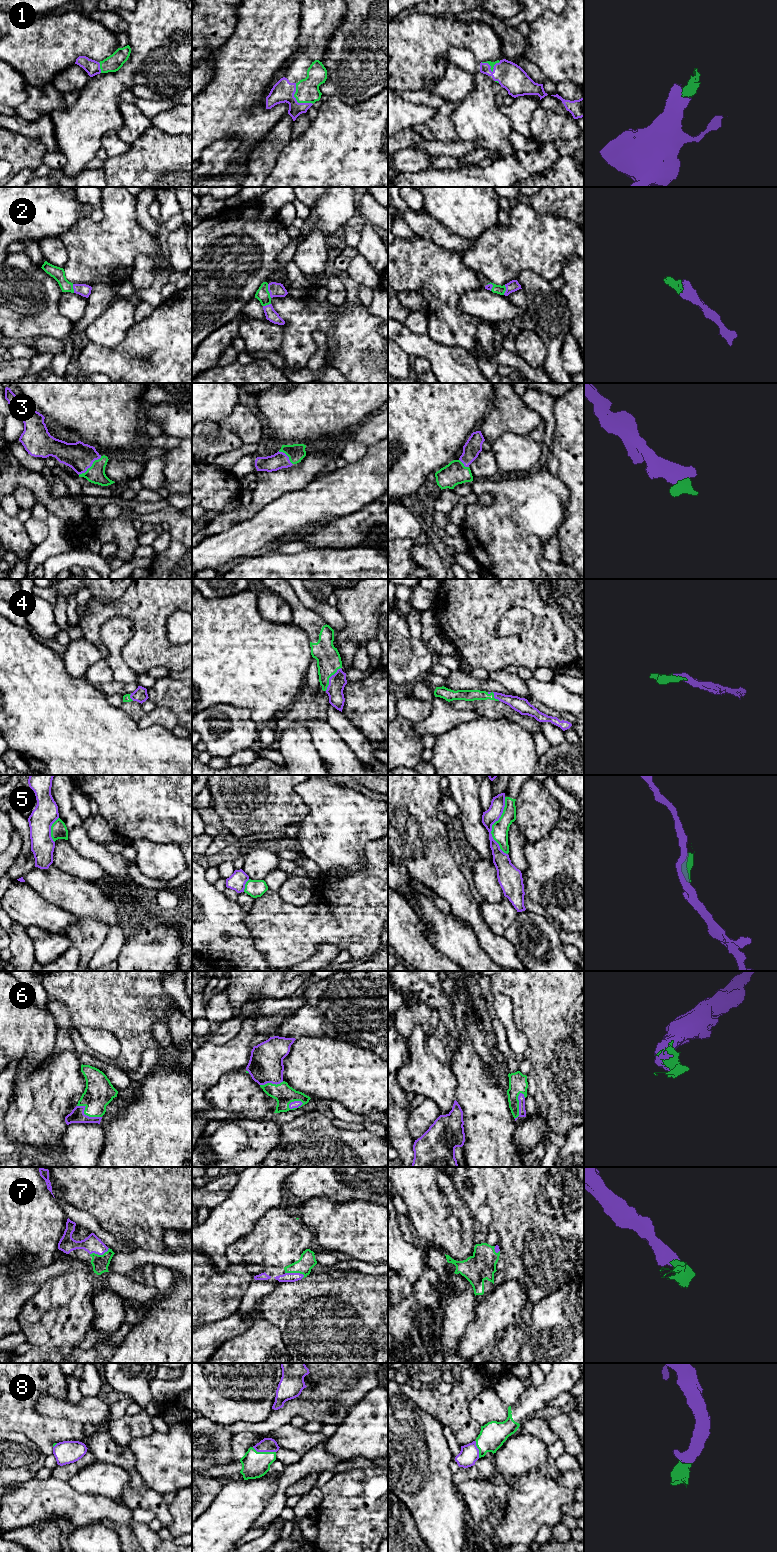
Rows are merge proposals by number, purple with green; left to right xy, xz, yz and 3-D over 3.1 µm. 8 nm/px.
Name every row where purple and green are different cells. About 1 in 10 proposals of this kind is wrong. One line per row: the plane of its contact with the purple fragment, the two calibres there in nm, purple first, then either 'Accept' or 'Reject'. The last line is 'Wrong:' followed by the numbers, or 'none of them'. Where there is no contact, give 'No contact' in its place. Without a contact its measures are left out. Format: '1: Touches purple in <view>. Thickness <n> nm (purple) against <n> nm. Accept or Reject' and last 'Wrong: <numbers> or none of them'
1: Touches purple in xz. Thickness 180 nm (purple) against 190 nm. Accept
2: Touches purple in xz. Thickness 110 nm (purple) against 110 nm. Accept
3: Touches purple in xy. Thickness 220 nm (purple) against 150 nm. Accept
4: Touches purple in xz. Thickness 140 nm (purple) against 190 nm. Accept
5: Touches purple in yz. Thickness 120 nm (purple) against 140 nm. Reject
6: Touches purple in xy. Thickness 120 nm (purple) against 240 nm. Accept
7: Touches purple in xz. Thickness 80 nm (purple) against 140 nm. Accept
8: Touches purple in xz. Thickness 110 nm (purple) against 220 nm. Accept
Wrong: 5

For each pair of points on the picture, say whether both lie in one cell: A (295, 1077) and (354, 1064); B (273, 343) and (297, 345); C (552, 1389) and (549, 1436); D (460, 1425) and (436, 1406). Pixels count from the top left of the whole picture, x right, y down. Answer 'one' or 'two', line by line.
A: one
B: two
C: two
D: one

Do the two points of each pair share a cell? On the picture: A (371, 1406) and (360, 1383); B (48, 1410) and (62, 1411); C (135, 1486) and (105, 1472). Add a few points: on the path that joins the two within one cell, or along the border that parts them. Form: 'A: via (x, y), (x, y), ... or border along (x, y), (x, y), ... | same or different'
A: border along (377, 1385), (350, 1408) | different
B: via (51, 1410), (59, 1410) | same
C: border along (114, 1463), (121, 1466), (129, 1476), (122, 1497) | different

